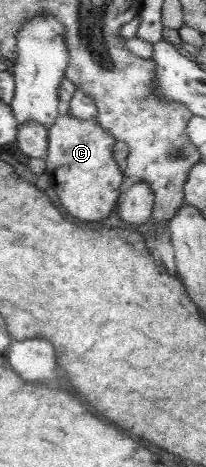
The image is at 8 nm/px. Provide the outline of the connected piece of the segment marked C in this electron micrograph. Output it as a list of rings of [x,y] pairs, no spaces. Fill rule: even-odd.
[[[66,112],[56,118],[56,121],[48,130],[48,149],[45,162],[48,167],[48,175],[52,179],[54,193],[58,195],[62,207],[68,211],[68,215],[81,219],[81,221],[100,221],[110,215],[118,197],[120,197],[120,184],[124,179],[123,171],[112,157],[112,148],[117,141],[110,136],[104,127],[101,127],[95,117],[79,119]]]

